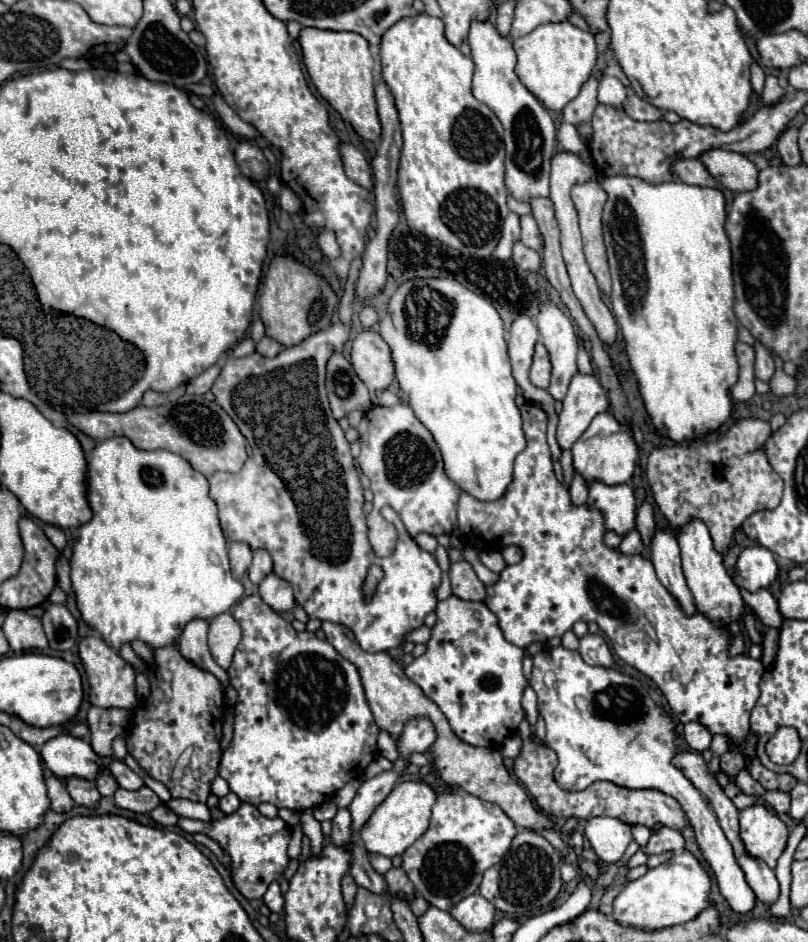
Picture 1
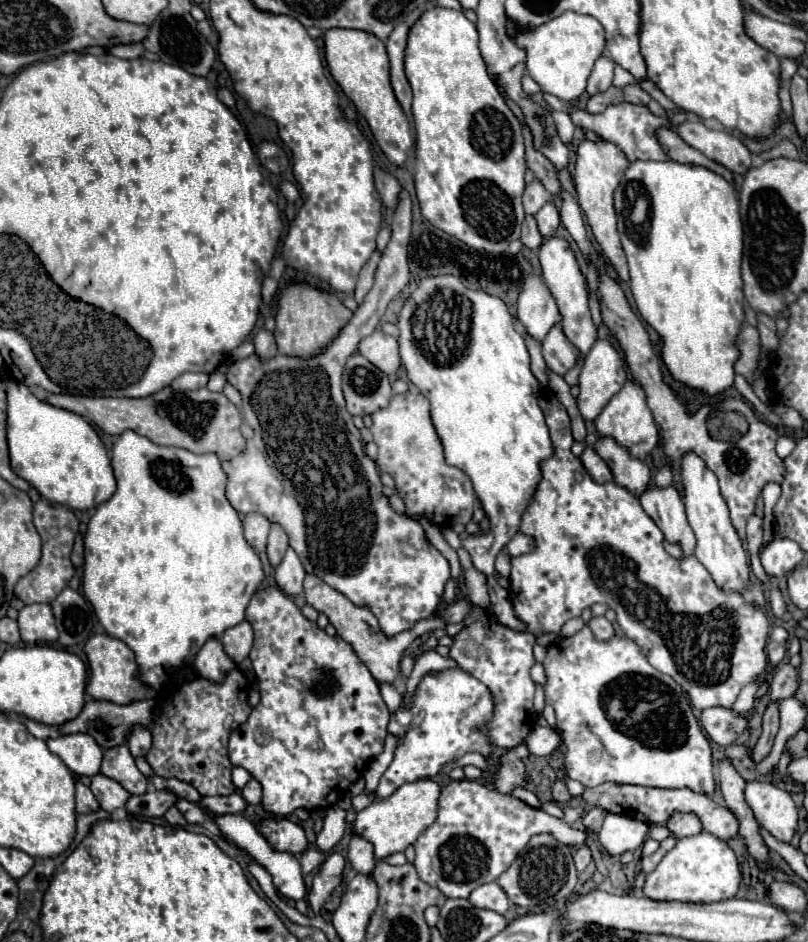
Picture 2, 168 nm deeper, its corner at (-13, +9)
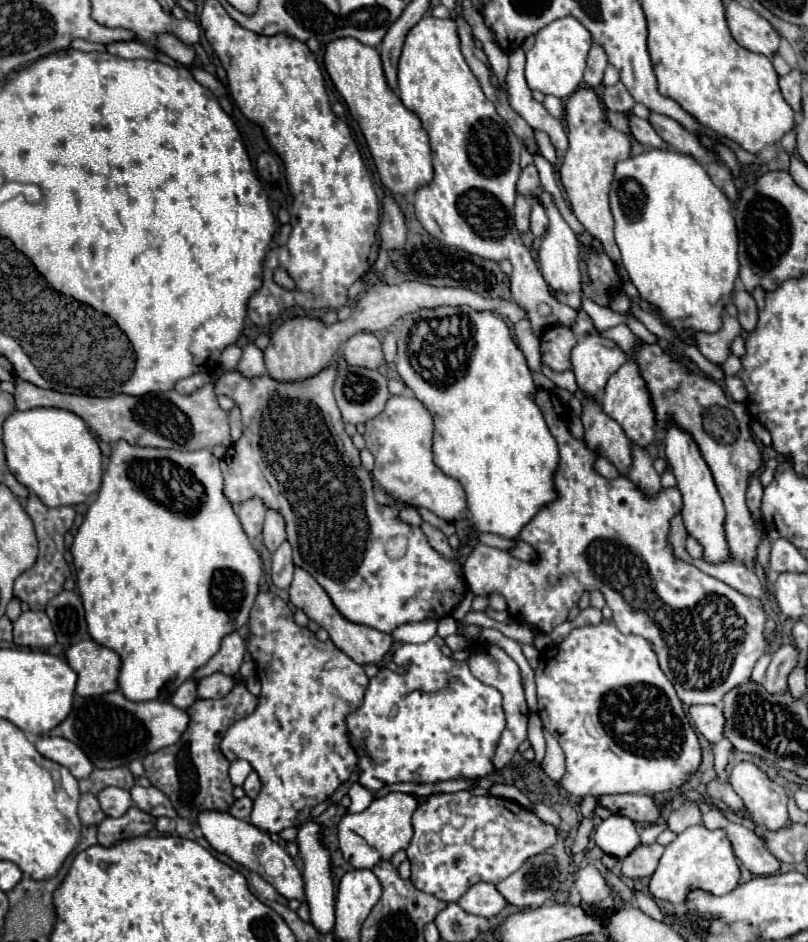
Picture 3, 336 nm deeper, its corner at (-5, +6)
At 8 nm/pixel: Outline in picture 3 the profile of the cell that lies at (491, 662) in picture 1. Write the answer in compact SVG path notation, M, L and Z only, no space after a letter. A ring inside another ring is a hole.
M484 645L480 647L480 651L476 651L476 655L472 655L468 659L472 673L486 685L498 687L498 691L504 697L504 713L506 713L506 729L498 741L496 747L496 755L494 755L494 767L502 769L506 767L514 753L518 751L518 745L522 741L526 741L526 729L528 729L528 705L524 699L524 687L522 687L522 679L520 679L520 669L516 665L516 661L512 657L508 657L500 647L496 645Z

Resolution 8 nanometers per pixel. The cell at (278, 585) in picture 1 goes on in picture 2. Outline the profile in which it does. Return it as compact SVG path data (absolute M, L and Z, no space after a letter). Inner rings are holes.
M288 548L286 556L282 558L280 566L276 568L276 574L274 574L276 584L284 590L284 594L298 596L304 592L304 588L302 588L304 578L306 578L306 572L304 572L300 558L296 556L296 552L292 548Z

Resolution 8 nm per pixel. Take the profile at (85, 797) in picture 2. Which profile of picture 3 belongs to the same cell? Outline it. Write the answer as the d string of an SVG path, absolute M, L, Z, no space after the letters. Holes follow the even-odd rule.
M90 793L82 795L80 805L78 805L78 815L84 825L100 825L102 819L106 819L106 813L100 809L98 799Z

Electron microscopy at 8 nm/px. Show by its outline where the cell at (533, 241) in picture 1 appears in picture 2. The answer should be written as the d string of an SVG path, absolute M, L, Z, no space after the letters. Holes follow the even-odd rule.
M550 202L550 204L544 204L540 208L540 212L534 216L536 222L538 222L538 230L544 238L552 238L560 226L560 214L556 210L556 206Z

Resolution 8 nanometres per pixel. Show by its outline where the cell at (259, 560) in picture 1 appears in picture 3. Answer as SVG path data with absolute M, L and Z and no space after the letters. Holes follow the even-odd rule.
M274 509L266 511L266 521L264 521L264 545L268 547L270 553L274 553L284 541L286 541L286 521L282 515Z

